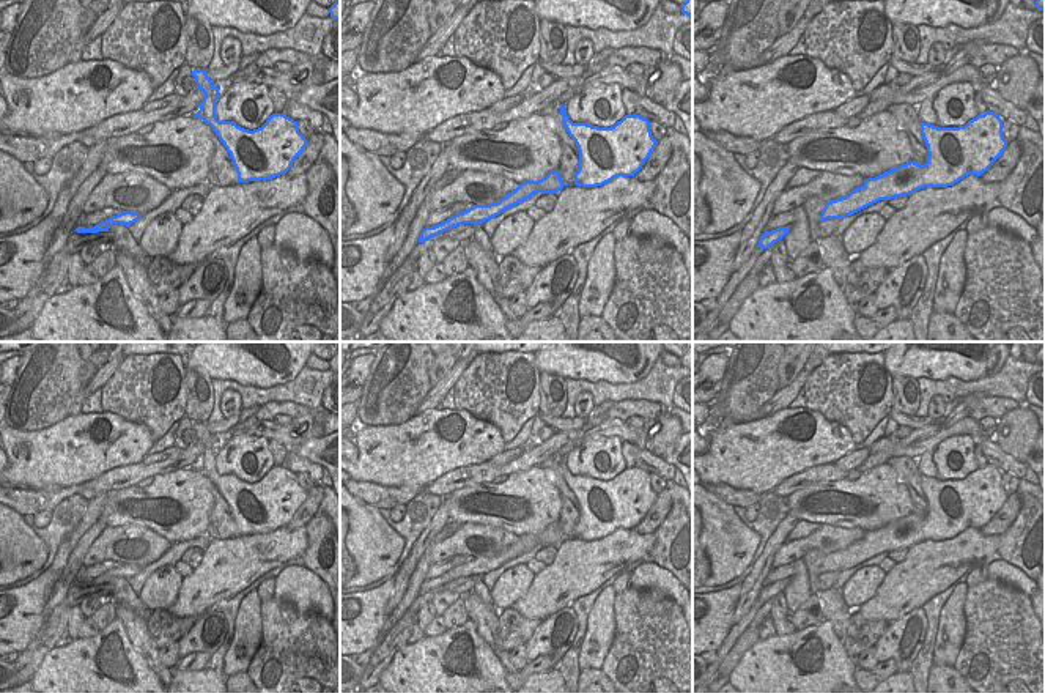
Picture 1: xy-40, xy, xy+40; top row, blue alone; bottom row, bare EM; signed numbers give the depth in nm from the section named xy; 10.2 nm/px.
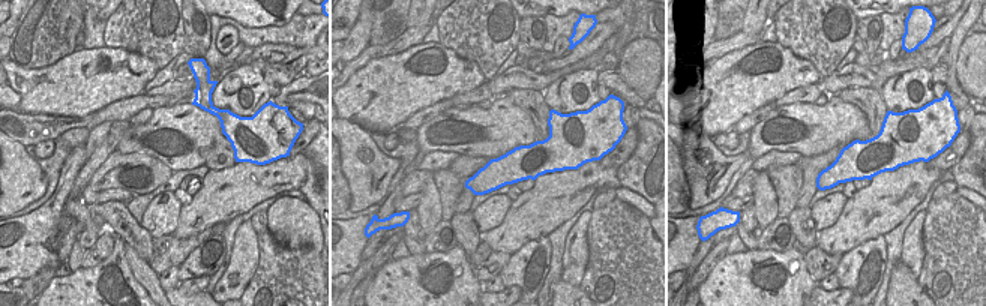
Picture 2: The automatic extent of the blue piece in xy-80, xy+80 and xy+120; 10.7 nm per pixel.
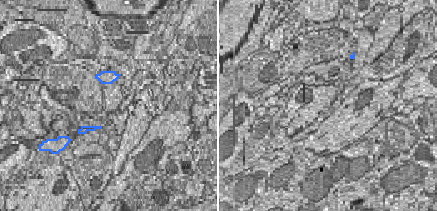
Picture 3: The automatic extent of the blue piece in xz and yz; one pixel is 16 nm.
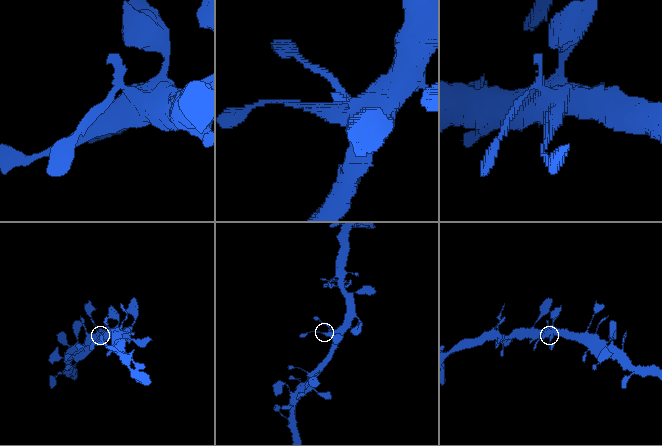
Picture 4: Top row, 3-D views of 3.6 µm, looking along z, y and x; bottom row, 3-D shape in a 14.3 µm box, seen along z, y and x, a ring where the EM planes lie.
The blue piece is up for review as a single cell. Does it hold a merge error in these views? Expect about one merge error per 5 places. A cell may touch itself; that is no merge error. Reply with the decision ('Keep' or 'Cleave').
Keep.

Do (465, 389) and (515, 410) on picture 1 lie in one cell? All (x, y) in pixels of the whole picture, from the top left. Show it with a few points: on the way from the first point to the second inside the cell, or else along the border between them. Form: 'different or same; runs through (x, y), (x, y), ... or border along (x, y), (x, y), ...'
same; runs through (477, 389), (494, 389), (502, 397)

